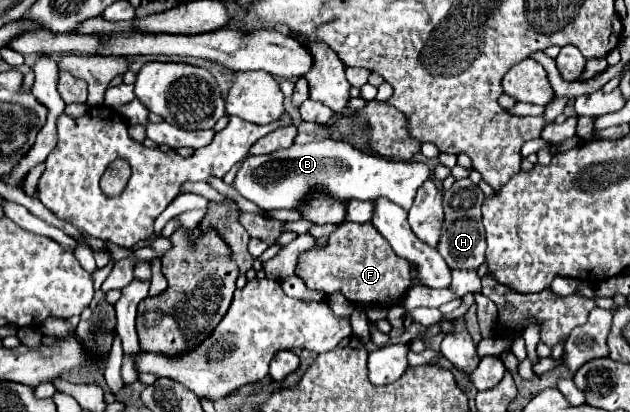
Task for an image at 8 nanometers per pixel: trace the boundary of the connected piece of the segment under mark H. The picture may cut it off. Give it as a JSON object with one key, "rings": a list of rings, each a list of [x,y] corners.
{"rings":[[[470,178],[456,180],[450,190],[444,192],[444,226],[440,236],[440,254],[448,262],[448,266],[454,268],[478,268],[484,262],[486,252],[486,240],[484,240],[484,228],[482,228],[482,212],[480,206],[484,202],[482,190],[470,182]]]}

